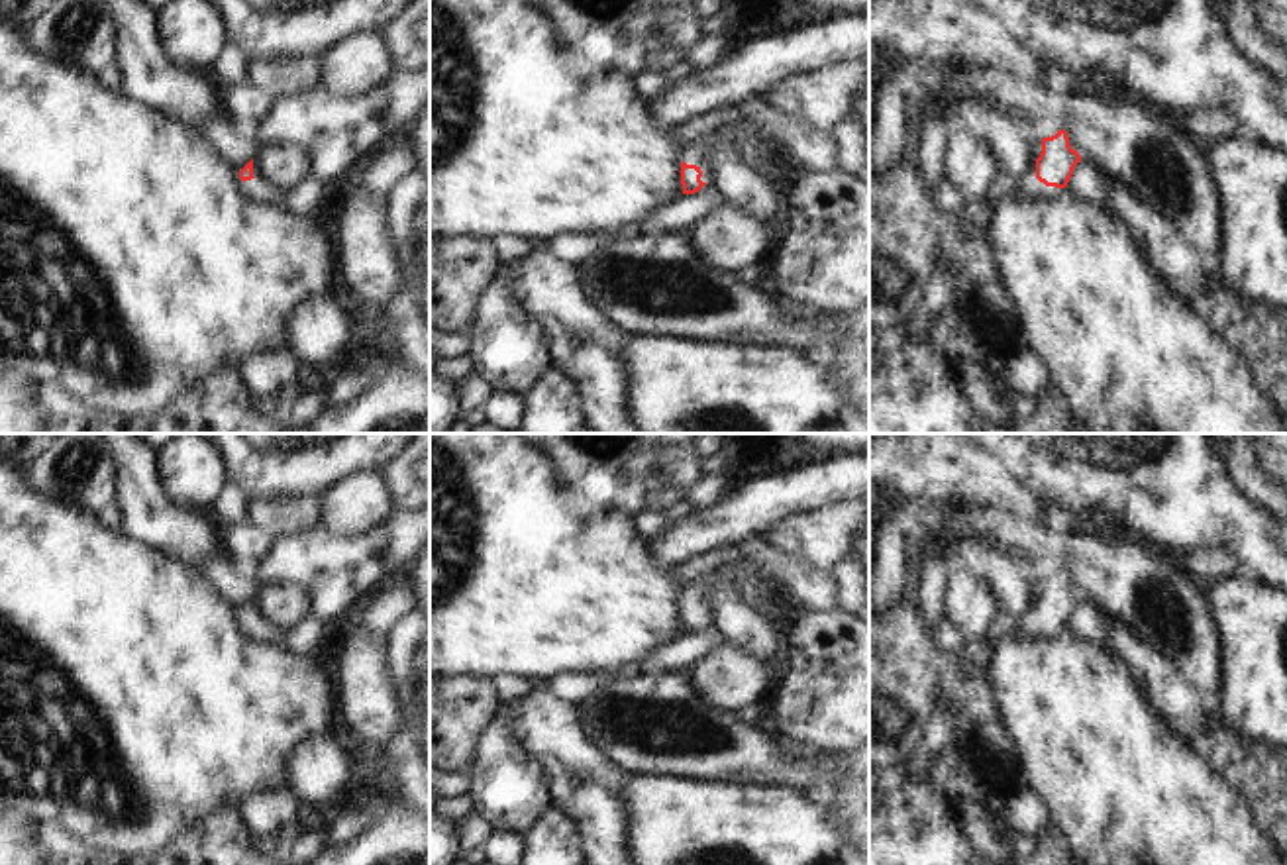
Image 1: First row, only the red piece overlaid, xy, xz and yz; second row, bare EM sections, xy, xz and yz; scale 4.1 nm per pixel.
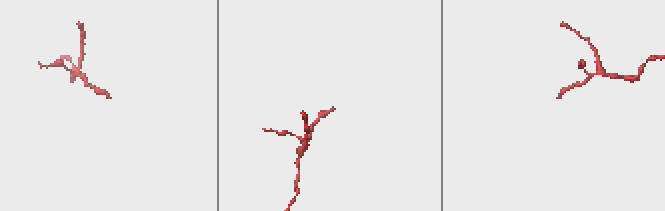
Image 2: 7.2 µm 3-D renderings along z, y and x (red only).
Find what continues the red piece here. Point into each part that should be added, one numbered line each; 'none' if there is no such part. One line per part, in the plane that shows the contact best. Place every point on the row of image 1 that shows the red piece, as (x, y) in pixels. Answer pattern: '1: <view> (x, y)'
1: xz (693, 150)

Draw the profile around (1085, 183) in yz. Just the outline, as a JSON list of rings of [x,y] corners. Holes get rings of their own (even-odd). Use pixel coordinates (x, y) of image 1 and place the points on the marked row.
[[[1085,159],[1075,165],[1065,188],[1083,202],[1089,202],[1099,208],[1107,206],[1107,192],[1103,188],[1099,169],[1095,169]]]

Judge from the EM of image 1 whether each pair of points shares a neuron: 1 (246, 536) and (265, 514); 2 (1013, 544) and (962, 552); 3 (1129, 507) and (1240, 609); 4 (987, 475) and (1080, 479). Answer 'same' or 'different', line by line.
1: different
2: different
3: different
4: different

